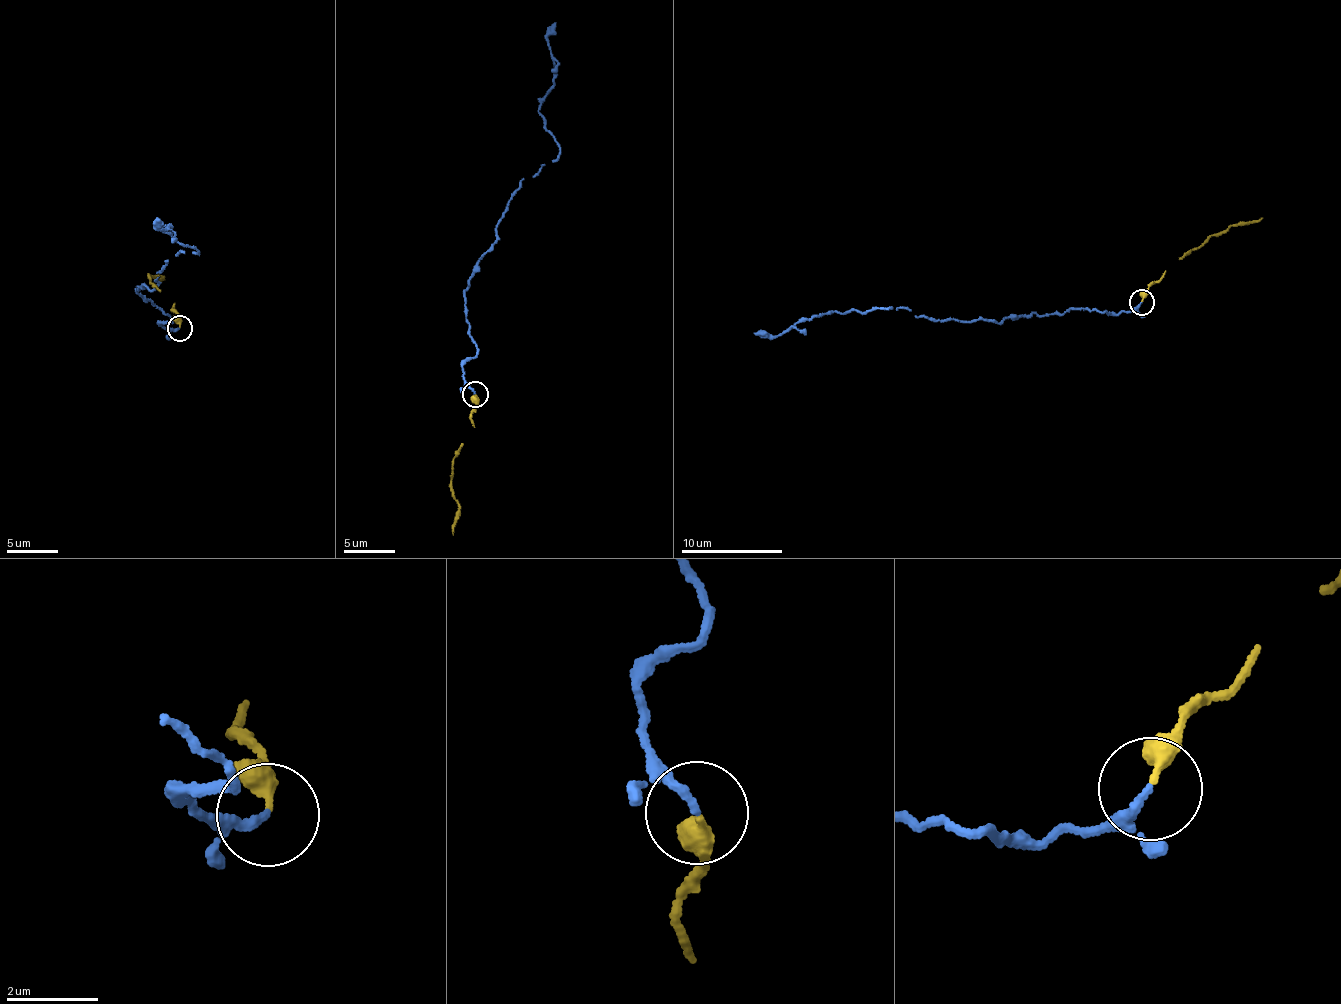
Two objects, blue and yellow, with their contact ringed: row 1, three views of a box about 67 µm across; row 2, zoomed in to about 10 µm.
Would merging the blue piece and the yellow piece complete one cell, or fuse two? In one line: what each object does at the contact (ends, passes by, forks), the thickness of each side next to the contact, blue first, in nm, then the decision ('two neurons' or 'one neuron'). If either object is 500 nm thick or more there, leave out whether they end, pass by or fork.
blue ends | yellow ends | 180/320 nm | one neuron

